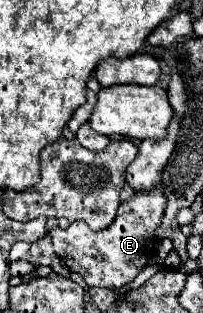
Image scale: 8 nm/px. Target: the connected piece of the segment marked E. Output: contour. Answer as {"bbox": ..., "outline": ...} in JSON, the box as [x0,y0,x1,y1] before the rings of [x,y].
{"bbox":[49,186,163,288],"outline":[[[157,186],[157,190],[151,190],[151,194],[135,194],[133,200],[121,202],[117,218],[105,230],[89,232],[89,226],[85,222],[71,222],[69,228],[57,227],[49,235],[57,256],[71,272],[81,274],[89,286],[121,288],[129,284],[149,262],[153,250],[151,246],[155,244],[155,228],[161,222],[163,210],[163,188]]]}

